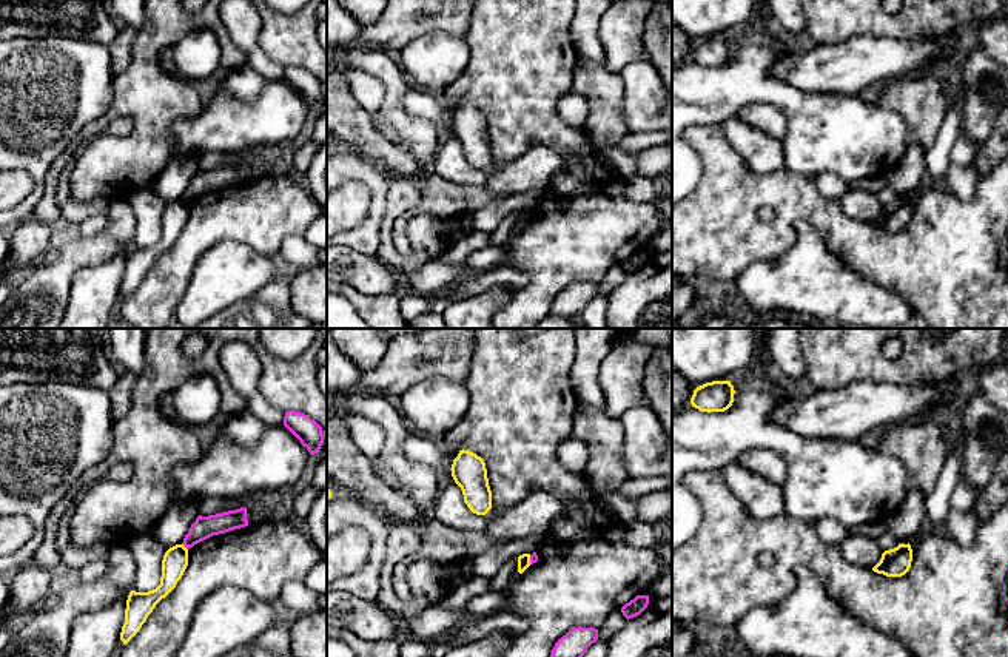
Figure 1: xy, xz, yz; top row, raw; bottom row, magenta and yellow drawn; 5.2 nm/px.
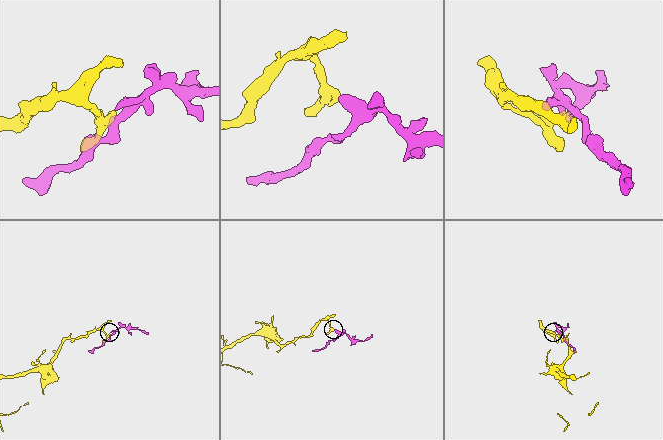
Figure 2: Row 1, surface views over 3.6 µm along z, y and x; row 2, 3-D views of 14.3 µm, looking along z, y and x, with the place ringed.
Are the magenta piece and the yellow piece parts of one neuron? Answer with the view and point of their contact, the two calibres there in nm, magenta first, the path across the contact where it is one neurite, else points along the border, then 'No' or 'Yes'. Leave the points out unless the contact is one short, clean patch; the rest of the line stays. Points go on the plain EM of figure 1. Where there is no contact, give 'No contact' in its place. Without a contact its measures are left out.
Touches magenta at xy (184, 199). Thickness 120 nm (magenta) against 130 nm. Boundary: xy (182, 198), (187, 204). No

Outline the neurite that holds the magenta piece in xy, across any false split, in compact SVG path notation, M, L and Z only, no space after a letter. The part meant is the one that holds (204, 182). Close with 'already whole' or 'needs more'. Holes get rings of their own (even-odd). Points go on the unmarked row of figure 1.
M240 162L236 165L228 165L216 170L208 170L208 171L199 170L196 176L191 179L182 199L186 204L190 204L194 199L213 190L225 188L245 180L248 180L247 162Z; already whole

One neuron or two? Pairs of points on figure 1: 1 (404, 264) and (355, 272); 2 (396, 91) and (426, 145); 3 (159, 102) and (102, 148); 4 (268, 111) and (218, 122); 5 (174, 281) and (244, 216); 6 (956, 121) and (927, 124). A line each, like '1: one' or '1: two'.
1: two
2: one
3: one
4: one
5: one
6: two

